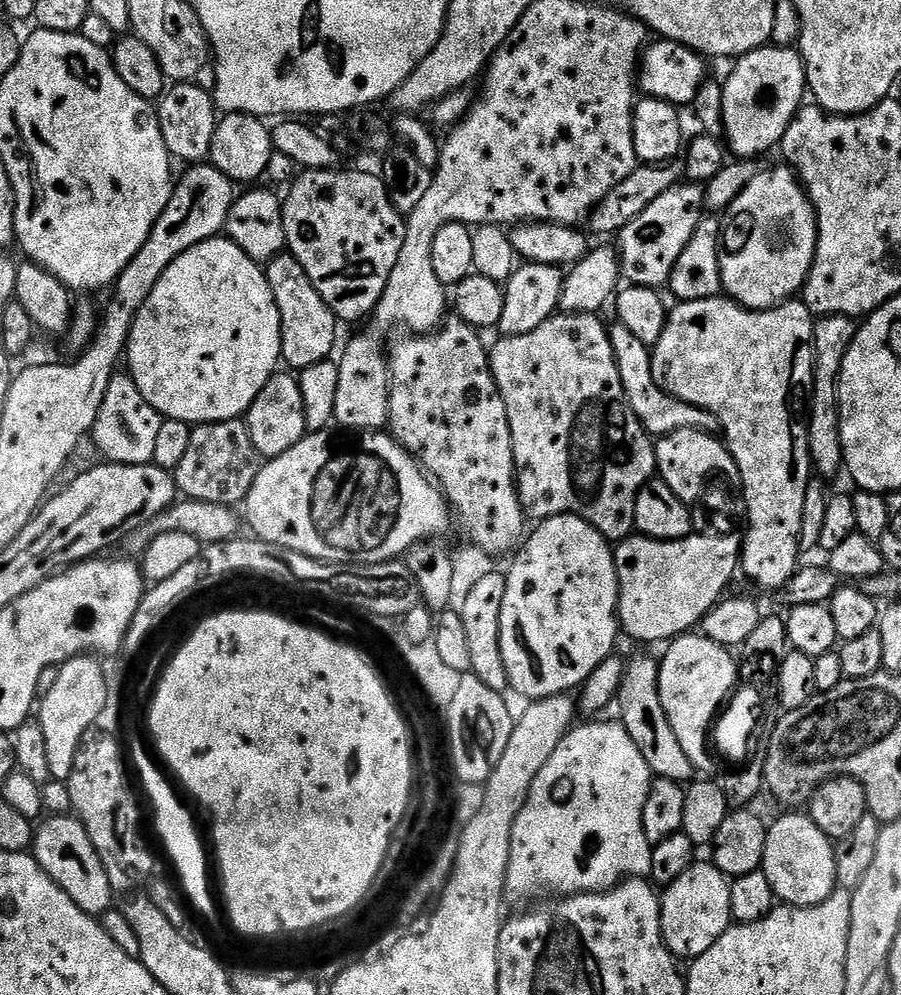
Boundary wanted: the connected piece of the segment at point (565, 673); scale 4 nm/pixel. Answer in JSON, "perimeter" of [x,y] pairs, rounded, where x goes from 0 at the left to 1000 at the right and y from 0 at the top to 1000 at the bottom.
{"perimeter":[[[616,519],[609,523],[600,523],[594,528],[595,532],[585,536],[584,542],[576,548],[575,554],[567,560],[568,568],[562,571],[564,584],[562,585],[562,601],[557,604],[557,665],[562,667],[562,681],[564,690],[570,696],[583,699],[583,705],[600,704],[612,699],[625,699],[634,696],[634,691],[643,692],[655,681],[656,675],[668,664],[678,660],[684,647],[684,635],[689,634],[688,624],[685,620],[686,613],[686,577],[684,576],[684,561],[680,548],[655,525],[640,519]]]}

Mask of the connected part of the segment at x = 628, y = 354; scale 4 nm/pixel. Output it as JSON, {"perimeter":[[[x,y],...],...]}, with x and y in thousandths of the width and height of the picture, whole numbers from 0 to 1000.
{"perimeter":[[[687,324],[676,329],[675,339],[677,348],[681,348],[681,360],[686,364],[686,376],[690,376],[690,388],[695,392],[697,406],[720,438],[731,440],[746,436],[748,432],[759,431],[775,432],[788,439],[794,439],[799,434],[799,425],[797,420],[792,420],[792,416],[748,400],[743,394],[735,393],[730,384],[726,384],[720,347],[714,346],[703,334],[695,332],[695,328]]]}

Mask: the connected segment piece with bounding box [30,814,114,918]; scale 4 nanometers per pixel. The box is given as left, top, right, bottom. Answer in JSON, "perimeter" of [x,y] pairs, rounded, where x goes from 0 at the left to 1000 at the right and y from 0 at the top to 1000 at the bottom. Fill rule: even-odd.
{"perimeter":[[[54,819],[39,833],[33,856],[47,874],[51,874],[53,881],[65,892],[73,894],[73,898],[78,898],[78,903],[82,903],[82,907],[95,919],[111,923],[125,912],[127,902],[118,870],[113,870],[113,862],[109,862],[109,854],[104,854],[104,846],[100,846],[100,838],[95,838],[93,827],[83,819]]]}

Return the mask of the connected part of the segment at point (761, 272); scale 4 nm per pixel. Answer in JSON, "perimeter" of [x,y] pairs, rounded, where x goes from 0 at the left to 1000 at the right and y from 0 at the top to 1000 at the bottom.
{"perimeter":[[[873,167],[849,168],[801,214],[799,274],[807,301],[845,314],[878,302],[891,290],[906,254],[906,213],[885,176]]]}

